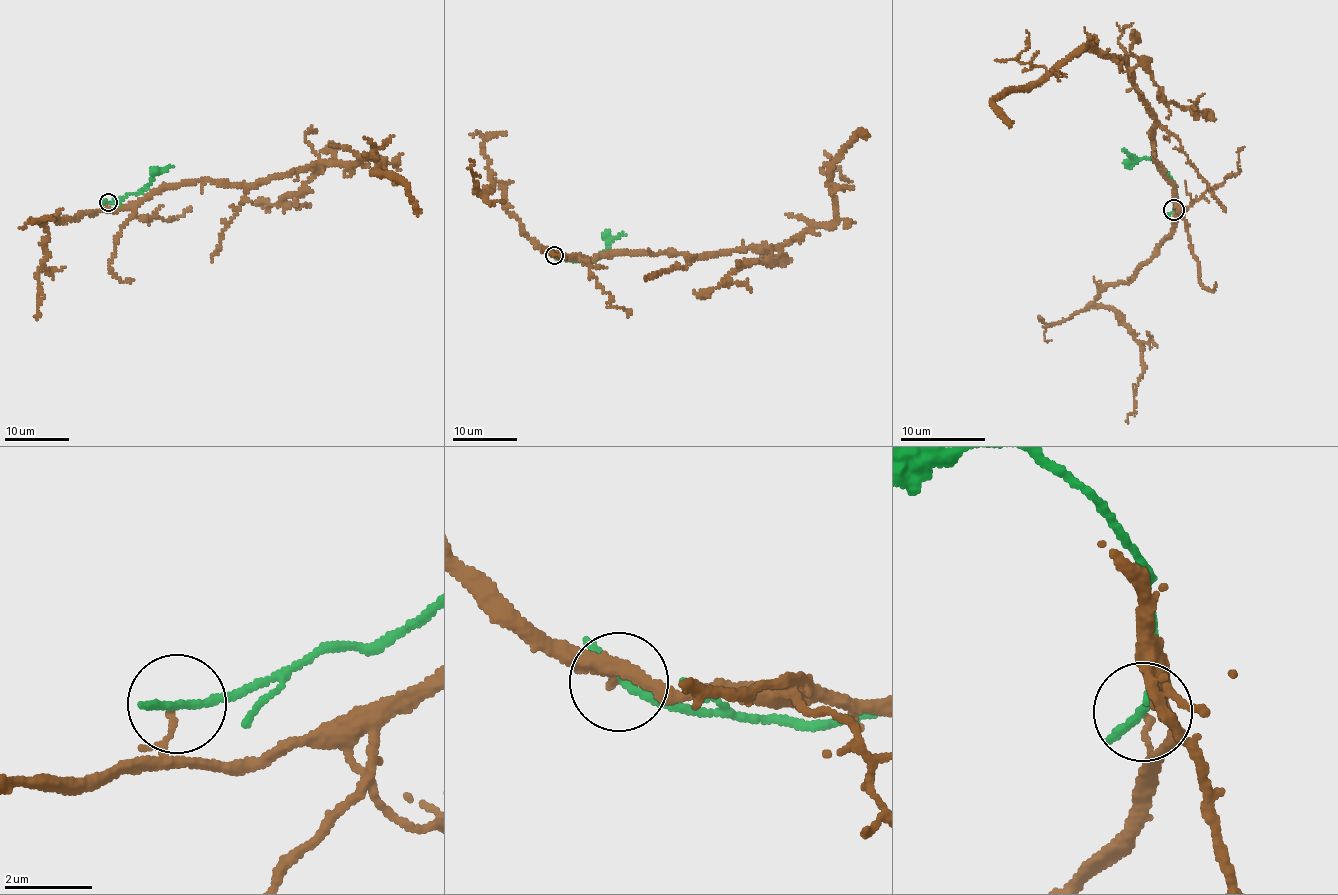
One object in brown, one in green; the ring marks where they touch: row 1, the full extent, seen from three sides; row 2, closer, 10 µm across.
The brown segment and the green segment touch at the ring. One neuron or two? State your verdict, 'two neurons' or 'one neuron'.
two neurons

